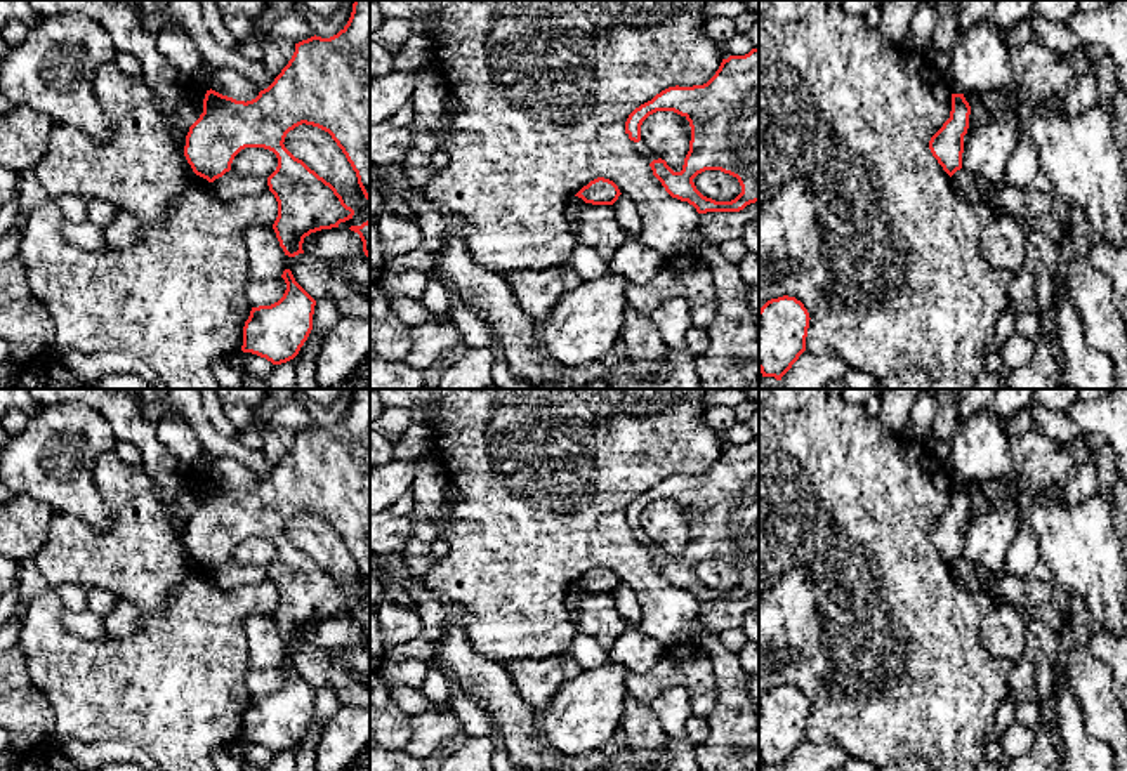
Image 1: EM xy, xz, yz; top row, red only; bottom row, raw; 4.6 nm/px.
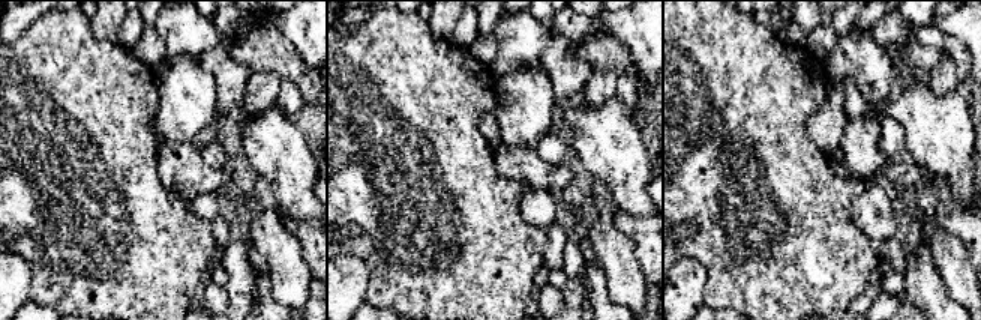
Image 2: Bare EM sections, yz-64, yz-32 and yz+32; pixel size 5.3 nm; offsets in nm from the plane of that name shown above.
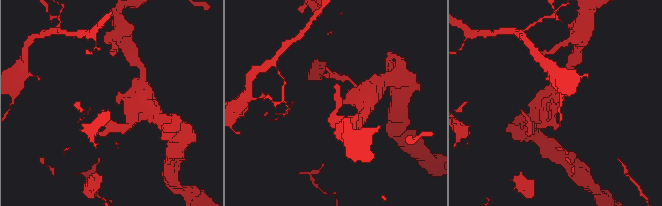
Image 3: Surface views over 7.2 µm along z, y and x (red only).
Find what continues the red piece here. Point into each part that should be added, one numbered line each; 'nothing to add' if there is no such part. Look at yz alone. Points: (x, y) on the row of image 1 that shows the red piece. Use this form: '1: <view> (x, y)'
nothing to add

